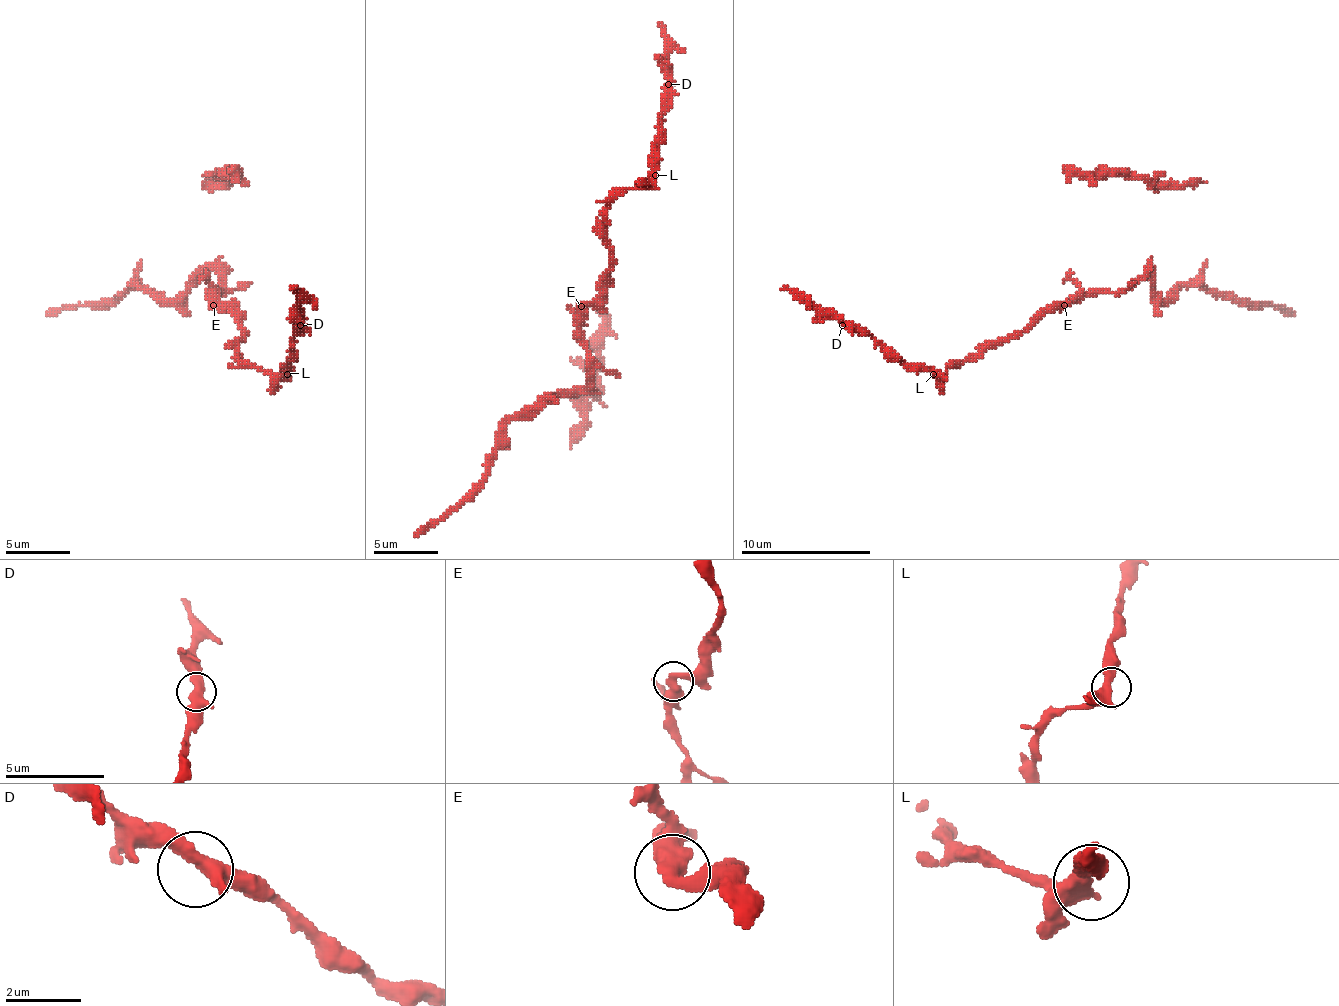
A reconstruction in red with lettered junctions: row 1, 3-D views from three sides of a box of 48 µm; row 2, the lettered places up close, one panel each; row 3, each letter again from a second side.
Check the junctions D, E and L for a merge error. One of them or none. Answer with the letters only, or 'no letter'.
no letter

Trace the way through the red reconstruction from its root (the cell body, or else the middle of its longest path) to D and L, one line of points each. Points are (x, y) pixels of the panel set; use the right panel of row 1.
D: (1060, 306), (1041, 312), (1015, 335), (989, 341), (943, 374), (904, 367), (868, 335), (842, 325)
L: (1060, 306), (1041, 312), (1015, 335), (989, 341), (943, 374), (933, 374)

